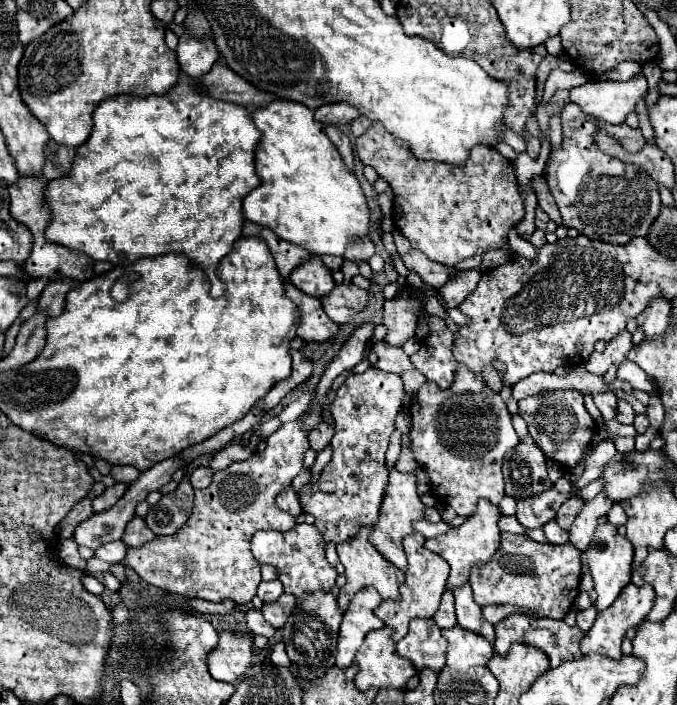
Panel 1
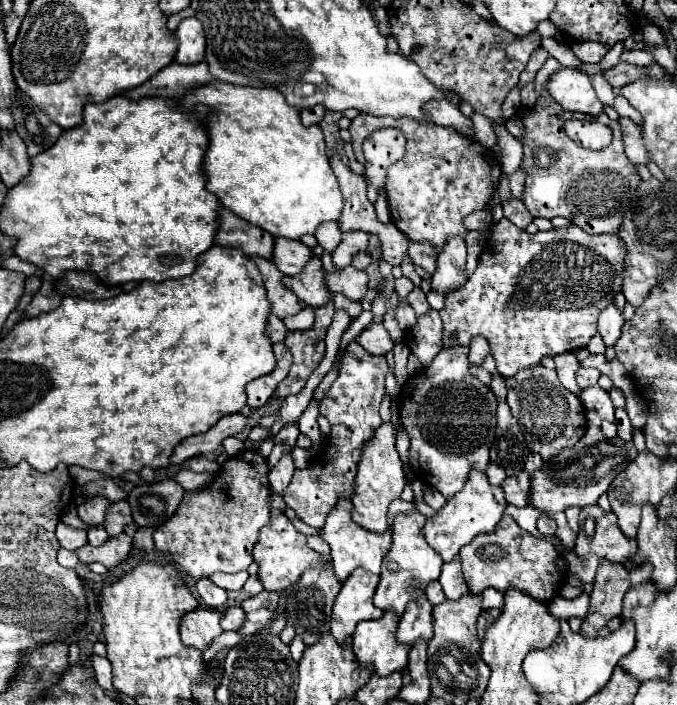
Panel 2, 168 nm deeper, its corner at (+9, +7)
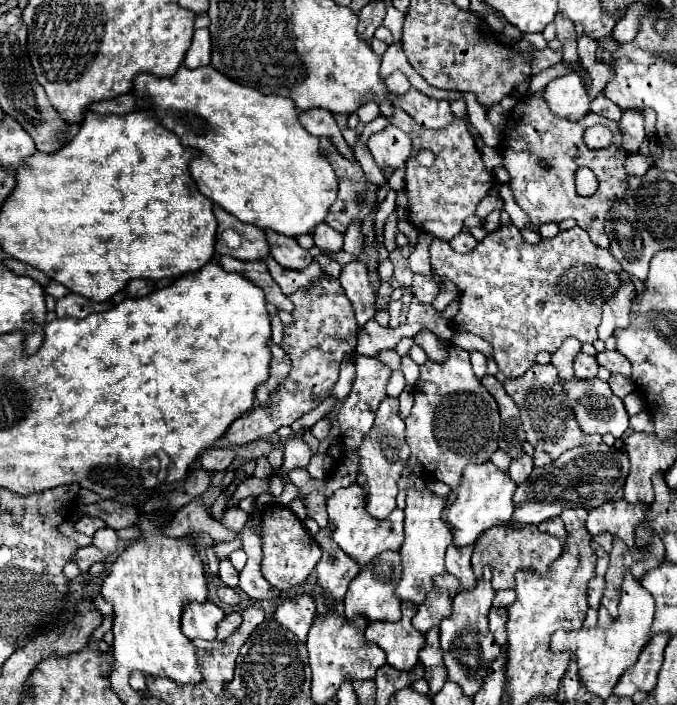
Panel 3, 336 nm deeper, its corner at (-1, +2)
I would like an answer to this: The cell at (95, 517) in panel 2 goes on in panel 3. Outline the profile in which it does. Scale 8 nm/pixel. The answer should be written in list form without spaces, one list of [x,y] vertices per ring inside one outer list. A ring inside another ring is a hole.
[[[80,517],[78,521],[76,521],[76,529],[80,531],[80,533],[84,533],[84,535],[94,535],[98,529],[102,529],[102,527],[106,527],[106,523],[102,521],[102,519],[98,519],[98,517]]]

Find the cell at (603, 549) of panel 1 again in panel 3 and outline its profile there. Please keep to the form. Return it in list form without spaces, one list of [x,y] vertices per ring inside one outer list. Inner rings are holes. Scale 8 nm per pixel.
[[[626,501],[618,503],[604,503],[596,509],[590,511],[586,529],[592,537],[600,533],[610,533],[624,541],[628,547],[634,547],[634,537],[636,537],[636,527],[646,519],[644,507],[640,503],[630,505]]]

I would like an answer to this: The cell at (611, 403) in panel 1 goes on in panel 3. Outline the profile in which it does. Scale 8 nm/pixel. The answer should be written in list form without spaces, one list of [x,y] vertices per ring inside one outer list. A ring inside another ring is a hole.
[[[578,353],[578,357],[574,359],[574,373],[576,373],[576,377],[582,377],[582,379],[598,377],[598,363],[596,363],[596,359],[590,357],[590,355]]]

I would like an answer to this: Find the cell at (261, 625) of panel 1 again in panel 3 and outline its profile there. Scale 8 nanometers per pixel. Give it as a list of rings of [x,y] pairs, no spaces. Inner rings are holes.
[[[240,611],[228,613],[228,615],[224,617],[224,621],[220,623],[220,627],[218,627],[218,637],[216,637],[216,639],[224,641],[226,637],[230,637],[234,631],[238,631],[240,623],[242,623],[242,613],[240,613]]]

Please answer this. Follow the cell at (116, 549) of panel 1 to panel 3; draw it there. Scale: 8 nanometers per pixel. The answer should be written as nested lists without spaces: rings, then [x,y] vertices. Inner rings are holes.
[[[104,527],[104,529],[96,531],[96,535],[94,535],[94,545],[96,545],[98,549],[106,551],[106,553],[116,551],[118,541],[120,541],[120,539],[118,539],[116,531],[114,531],[114,529],[110,529],[110,527]]]

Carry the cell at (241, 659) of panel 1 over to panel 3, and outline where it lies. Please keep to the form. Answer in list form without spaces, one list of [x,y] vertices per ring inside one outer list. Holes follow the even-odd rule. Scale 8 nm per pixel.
[[[190,603],[184,607],[182,615],[182,631],[190,639],[206,639],[214,641],[216,639],[216,629],[218,623],[226,617],[226,613],[216,607],[214,603]]]

